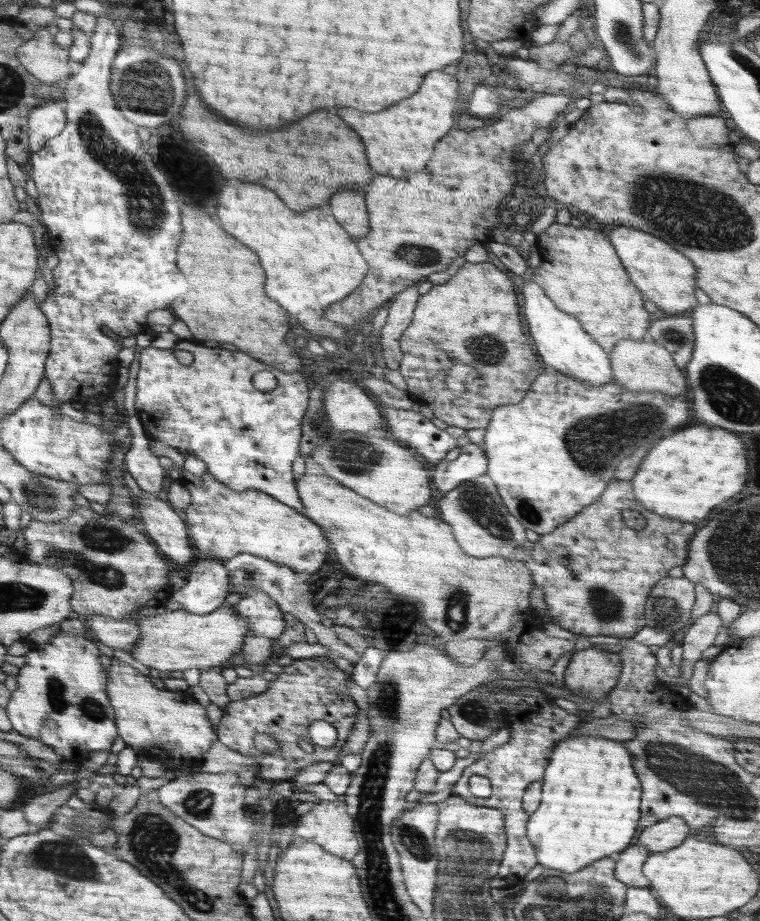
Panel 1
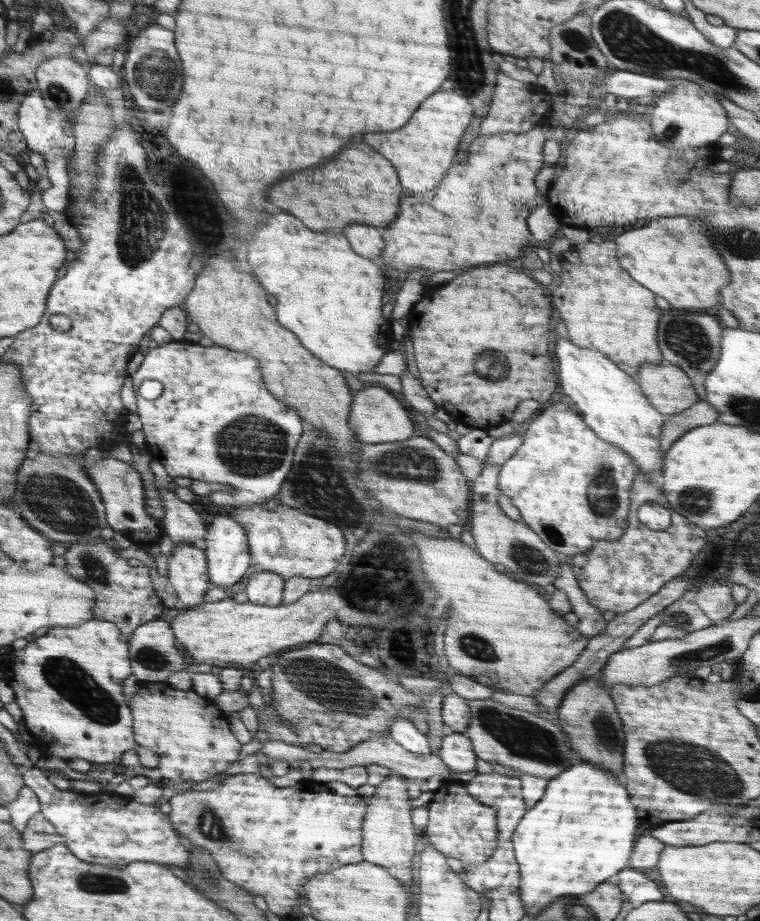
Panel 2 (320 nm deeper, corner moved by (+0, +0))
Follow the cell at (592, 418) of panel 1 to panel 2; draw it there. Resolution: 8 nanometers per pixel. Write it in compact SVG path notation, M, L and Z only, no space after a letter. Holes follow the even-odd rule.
M562 402L552 404L552 406L546 408L542 414L538 414L536 418L531 418L528 423L529 425L525 429L526 432L522 436L523 443L516 451L516 454L501 465L497 478L499 490L511 498L512 504L514 504L520 512L522 522L524 522L526 526L529 526L550 550L553 550L563 558L578 556L586 552L586 550L590 550L590 548L595 545L594 542L596 542L596 540L618 540L628 526L627 516L631 504L630 495L633 478L639 472L639 468L633 463L633 460L617 446L598 438L596 433L586 426L581 415L576 413L576 410L571 407L571 404Z

